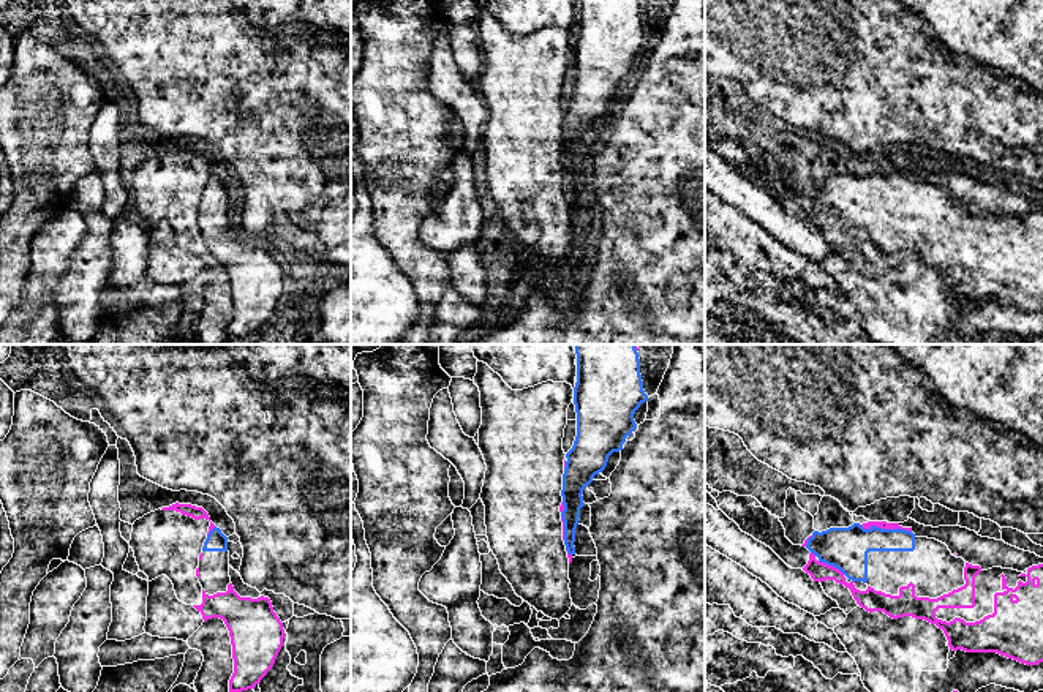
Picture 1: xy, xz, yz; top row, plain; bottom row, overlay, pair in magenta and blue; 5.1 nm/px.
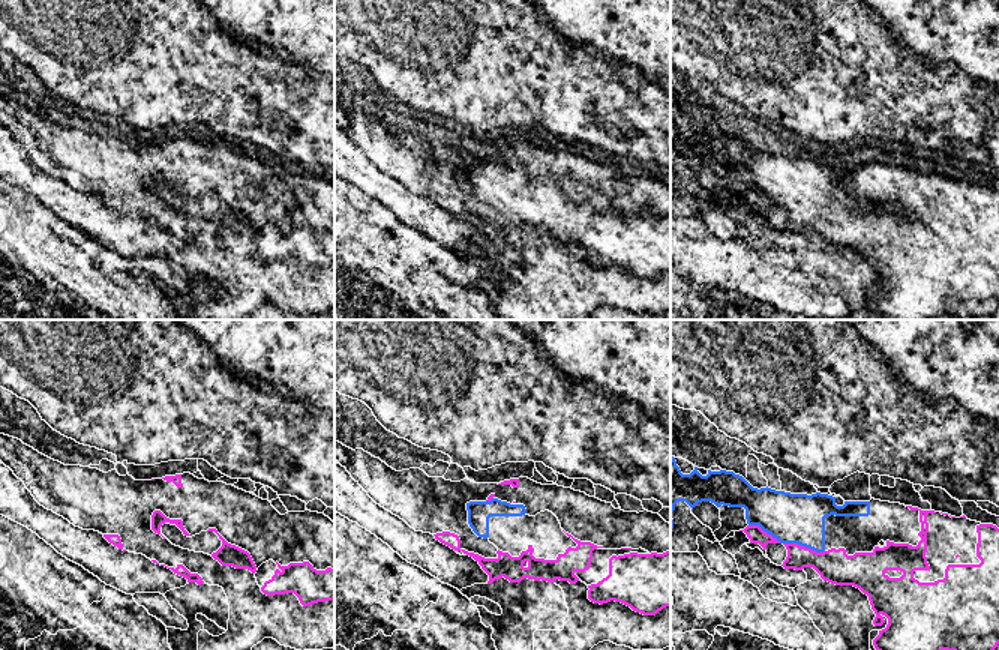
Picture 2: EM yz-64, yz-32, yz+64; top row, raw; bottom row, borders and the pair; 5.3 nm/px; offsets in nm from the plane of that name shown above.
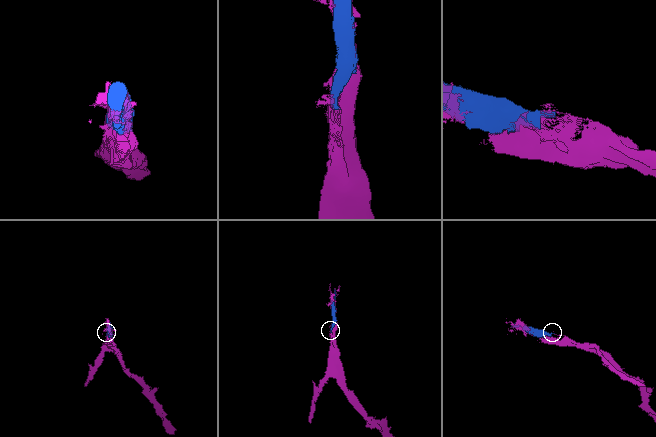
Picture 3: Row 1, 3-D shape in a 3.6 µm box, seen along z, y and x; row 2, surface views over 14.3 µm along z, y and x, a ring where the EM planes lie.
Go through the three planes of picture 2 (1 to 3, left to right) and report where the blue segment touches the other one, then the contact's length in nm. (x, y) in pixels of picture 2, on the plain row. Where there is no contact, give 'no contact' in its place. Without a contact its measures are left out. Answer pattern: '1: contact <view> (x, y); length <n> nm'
1: no contact
2: contact yz-32 (489, 164); length 40 nm
3: contact yz+64 (804, 210); length 220 nm

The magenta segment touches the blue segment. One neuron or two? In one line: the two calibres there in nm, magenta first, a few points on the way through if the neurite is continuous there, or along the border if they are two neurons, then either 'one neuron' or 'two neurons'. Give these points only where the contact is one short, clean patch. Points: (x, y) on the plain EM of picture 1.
calibres 50 and 220 nm; one neuron

